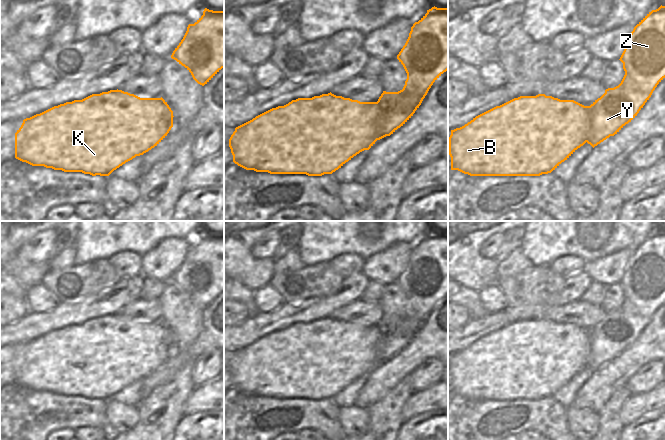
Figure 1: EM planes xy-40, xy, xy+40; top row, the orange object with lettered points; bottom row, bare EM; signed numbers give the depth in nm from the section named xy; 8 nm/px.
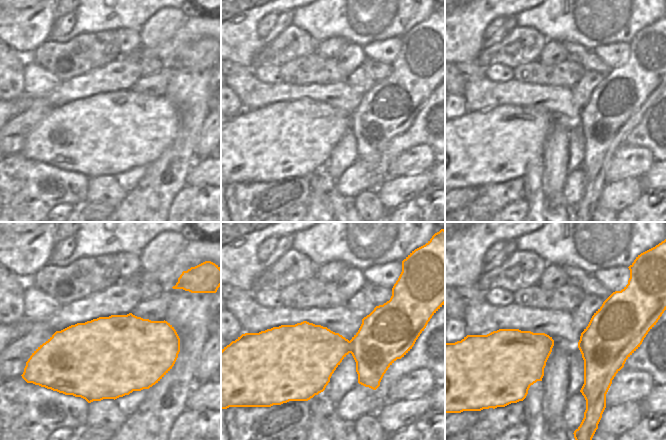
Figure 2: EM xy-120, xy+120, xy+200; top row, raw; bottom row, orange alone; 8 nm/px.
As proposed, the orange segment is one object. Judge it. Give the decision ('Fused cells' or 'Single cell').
Fused cells.

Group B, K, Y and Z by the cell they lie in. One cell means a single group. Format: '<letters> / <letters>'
B K / Y Z

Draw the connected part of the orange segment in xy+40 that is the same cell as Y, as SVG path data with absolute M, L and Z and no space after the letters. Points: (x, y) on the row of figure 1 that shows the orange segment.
M665 6L649 12L633 29L619 59L623 63L625 75L621 83L605 90L605 93L589 106L589 135L587 143L593 148L617 134L626 124L631 122L651 97L657 85L665 78Z

